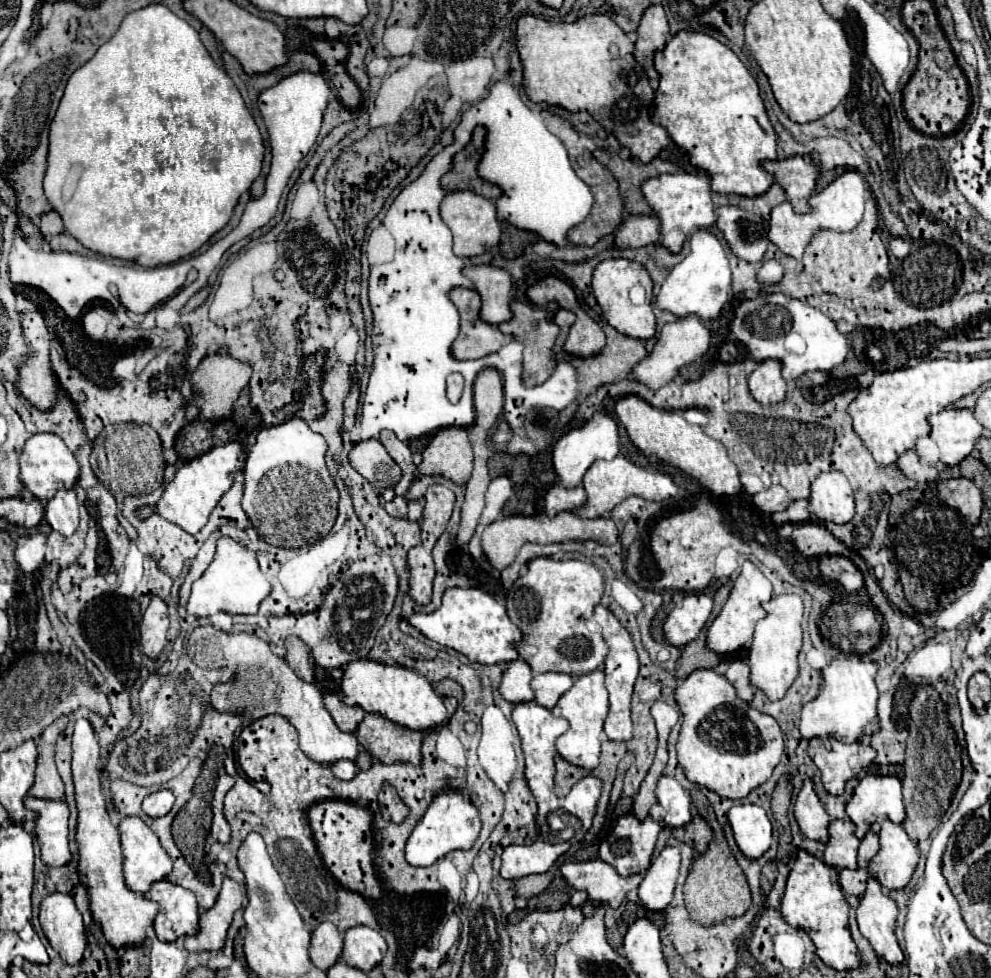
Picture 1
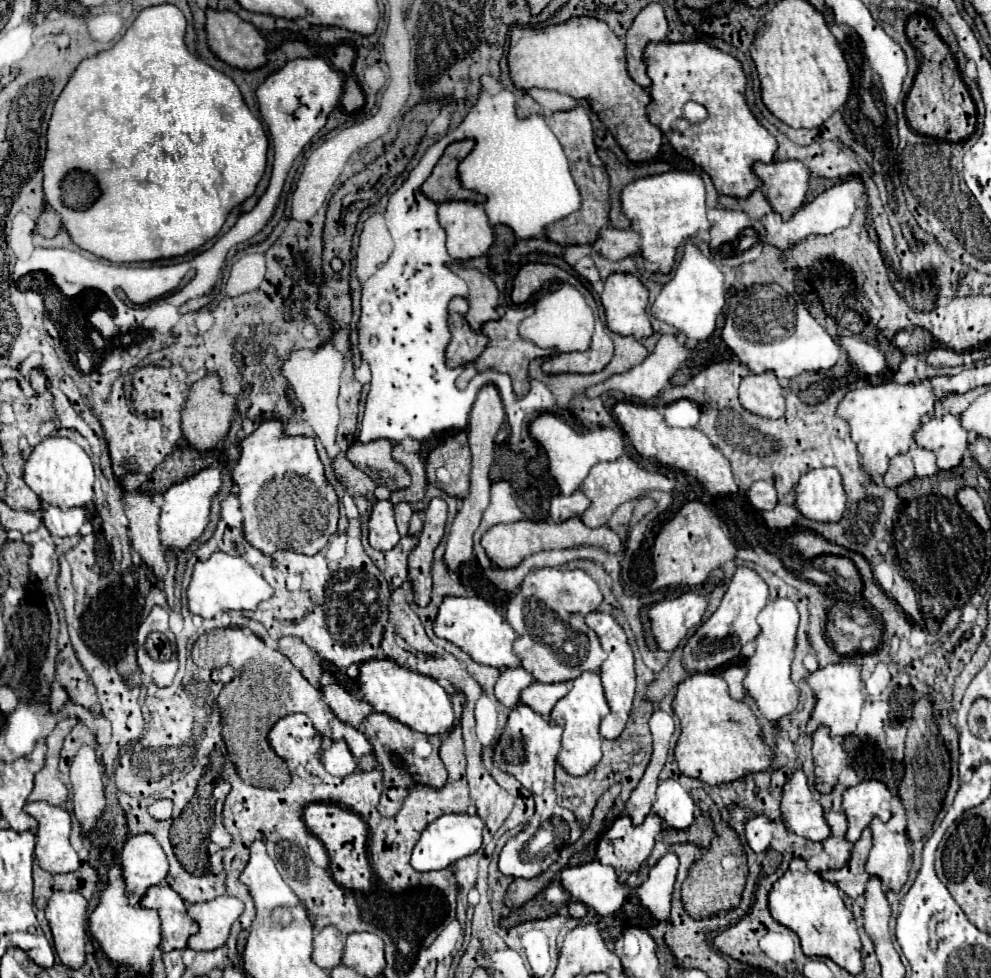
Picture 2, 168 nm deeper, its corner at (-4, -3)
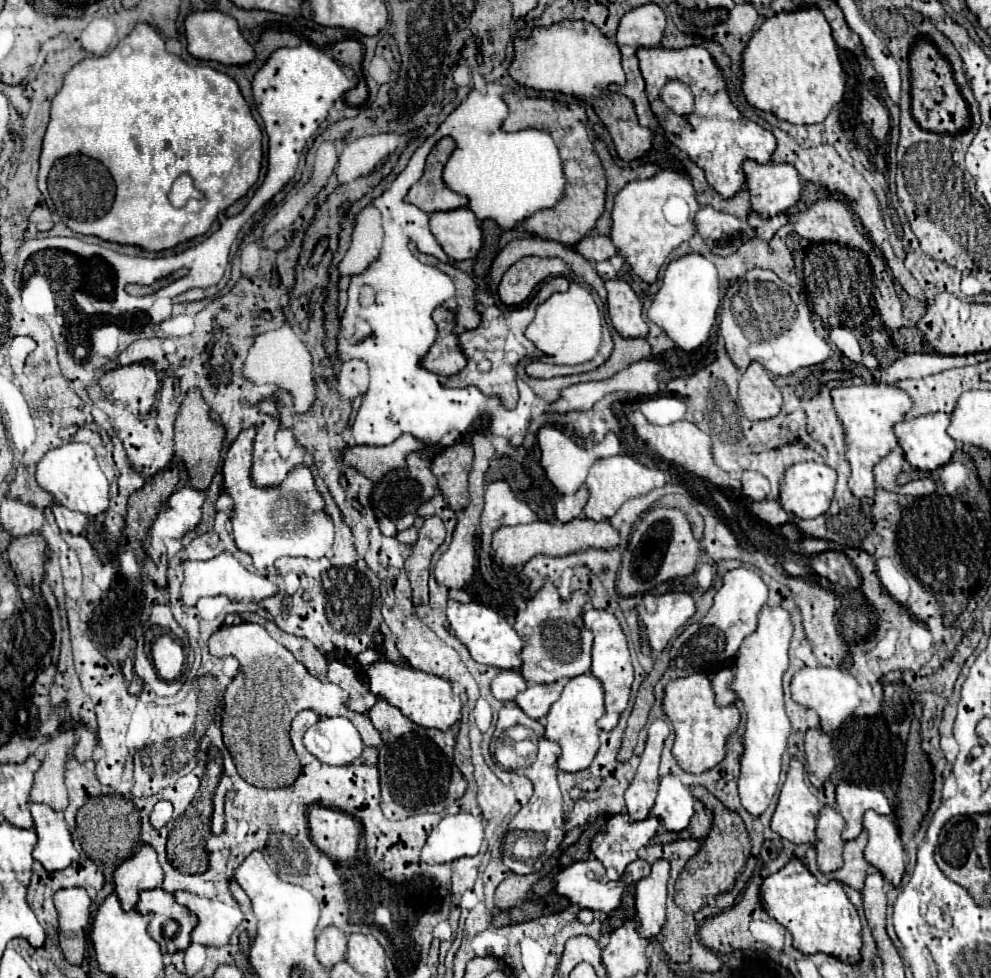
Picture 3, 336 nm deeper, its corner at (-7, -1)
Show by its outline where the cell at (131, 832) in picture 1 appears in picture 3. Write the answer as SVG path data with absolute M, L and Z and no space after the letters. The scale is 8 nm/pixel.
M149 844L141 846L133 858L125 860L115 870L115 894L127 912L135 908L141 890L153 890L161 886L161 882L163 870L157 864L157 854Z

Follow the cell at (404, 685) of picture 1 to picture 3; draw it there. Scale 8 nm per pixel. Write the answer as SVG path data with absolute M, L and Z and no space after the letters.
M377 660L367 668L369 688L375 696L385 698L389 704L397 706L409 720L423 728L437 728L447 730L453 726L461 716L461 700L459 696L453 696L451 682L443 680L439 676L431 676L413 668L397 666L387 660Z

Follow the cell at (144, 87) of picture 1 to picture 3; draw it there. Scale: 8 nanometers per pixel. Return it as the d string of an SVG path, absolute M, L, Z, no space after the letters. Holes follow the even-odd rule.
M137 24L135 30L127 38L123 38L115 46L115 50L111 50L107 56L85 58L79 64L75 64L69 70L69 74L65 76L63 88L53 98L51 120L49 120L45 138L43 138L43 150L41 150L41 158L39 158L39 190L43 192L43 198L45 198L51 214L55 216L55 220L67 224L73 232L85 234L85 236L99 236L103 240L119 242L119 244L135 244L135 246L141 246L145 250L159 252L159 250L173 248L181 242L187 242L195 236L205 234L209 230L209 226L213 224L213 220L217 218L217 214L221 212L221 208L227 208L233 202L237 202L257 182L261 160L263 160L261 130L259 130L259 124L253 120L251 110L249 110L245 98L241 96L235 80L229 78L227 74L221 74L221 72L209 68L209 66L185 64L179 56L165 50L165 42L153 26ZM109 174L111 174L111 180L115 184L115 198L109 198ZM181 174L189 174L193 178L193 184L203 194L203 198L197 200L197 204L173 208L169 198L167 198L167 192L169 192L173 180Z

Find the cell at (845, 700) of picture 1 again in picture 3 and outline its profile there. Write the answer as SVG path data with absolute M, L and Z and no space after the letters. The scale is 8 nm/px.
M803 666L801 670L797 670L793 674L793 680L791 680L793 702L797 702L797 704L801 704L809 710L815 710L819 720L821 720L823 732L835 732L843 724L843 720L853 714L853 710L859 704L857 690L859 690L857 680L847 670L839 670L839 668L809 668L809 666Z

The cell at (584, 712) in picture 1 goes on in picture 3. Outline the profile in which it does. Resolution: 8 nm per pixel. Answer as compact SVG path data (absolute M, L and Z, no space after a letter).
M581 674L581 676L571 678L569 684L563 688L559 700L551 704L551 710L547 714L547 726L545 726L545 738L561 746L561 756L557 760L559 770L579 772L579 770L585 770L593 762L599 750L597 720L603 714L605 714L605 702L603 702L601 682L591 674Z

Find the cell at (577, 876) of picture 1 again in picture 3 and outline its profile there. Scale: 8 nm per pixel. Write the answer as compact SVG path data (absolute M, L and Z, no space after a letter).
M595 858L573 862L555 876L555 892L567 896L573 904L587 910L613 912L625 890L623 880L603 882L603 864Z

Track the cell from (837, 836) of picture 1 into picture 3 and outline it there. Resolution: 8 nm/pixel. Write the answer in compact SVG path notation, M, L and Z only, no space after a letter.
M823 806L819 812L819 844L815 844L817 850L817 866L821 872L831 872L843 866L843 840L841 830L845 828L843 816L831 808Z

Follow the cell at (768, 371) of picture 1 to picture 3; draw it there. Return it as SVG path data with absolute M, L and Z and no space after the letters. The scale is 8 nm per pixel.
M753 362L743 372L739 382L739 404L749 420L767 420L781 410L781 392L759 362Z

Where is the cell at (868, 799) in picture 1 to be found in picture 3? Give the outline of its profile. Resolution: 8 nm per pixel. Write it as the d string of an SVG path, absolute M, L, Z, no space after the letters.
M841 782L837 786L837 810L845 818L845 828L841 838L853 840L863 830L861 818L865 810L875 810L877 814L891 814L891 806L883 792L867 786L855 786Z

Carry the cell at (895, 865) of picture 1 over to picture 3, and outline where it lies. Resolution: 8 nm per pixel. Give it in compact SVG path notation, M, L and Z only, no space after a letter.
M867 810L863 814L863 826L869 832L865 860L875 866L885 880L899 886L905 872L905 850L895 824L887 816Z

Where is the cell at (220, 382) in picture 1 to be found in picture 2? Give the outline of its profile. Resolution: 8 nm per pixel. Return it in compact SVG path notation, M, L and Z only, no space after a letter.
M208 374L208 376L196 380L190 386L190 392L188 392L188 398L186 398L186 406L184 406L184 412L182 412L182 430L184 430L186 440L196 450L202 450L202 452L216 448L216 444L230 430L230 422L232 422L232 416L236 412L236 400L238 400L238 396L222 392L220 376Z

